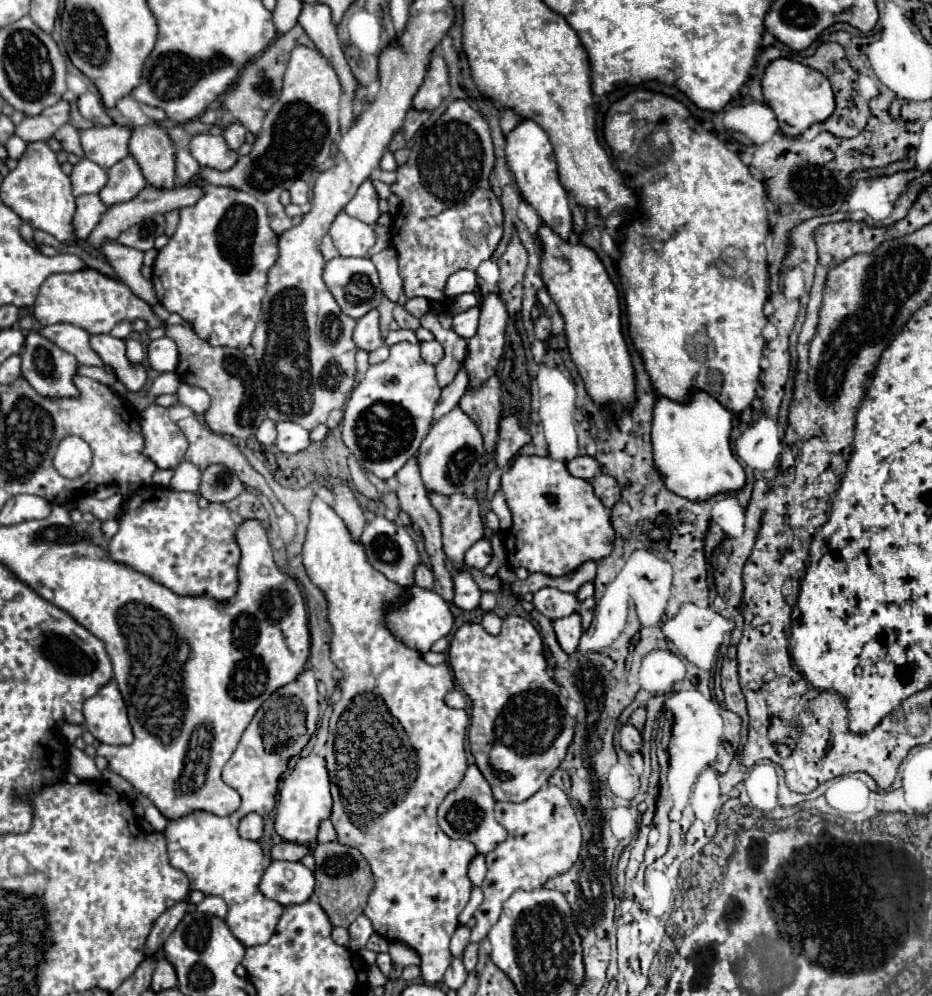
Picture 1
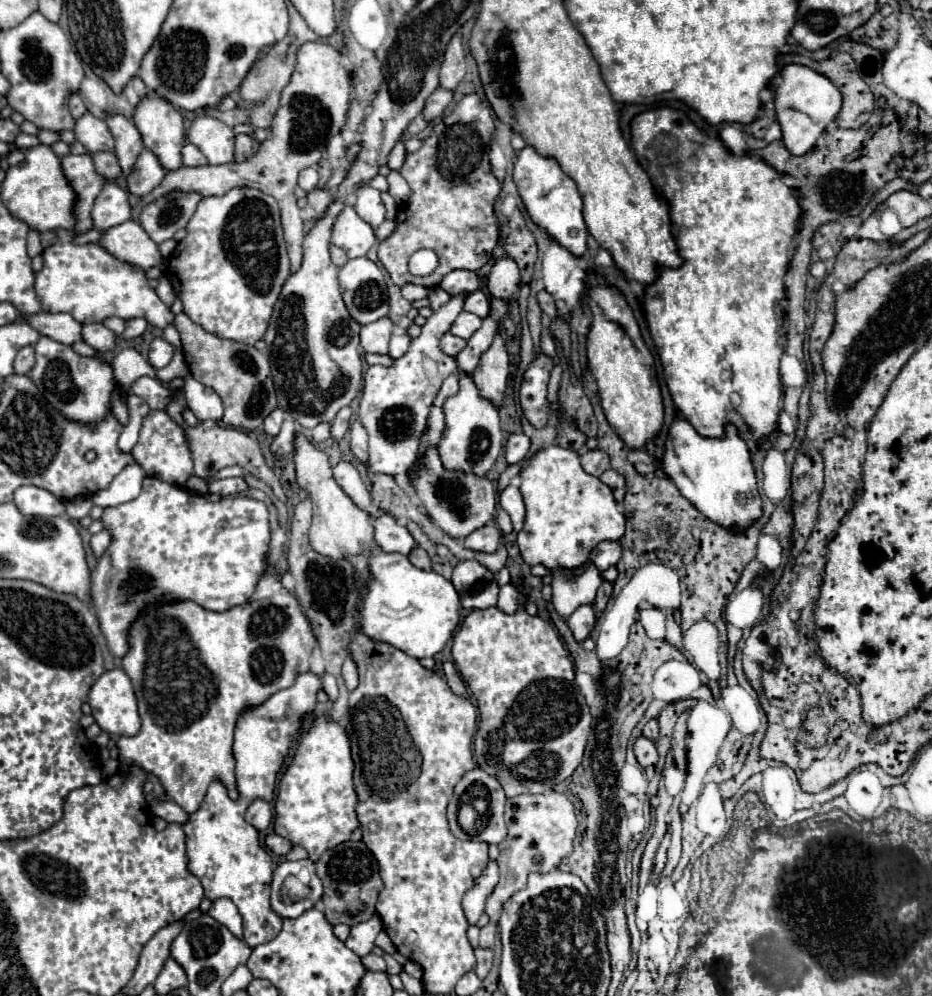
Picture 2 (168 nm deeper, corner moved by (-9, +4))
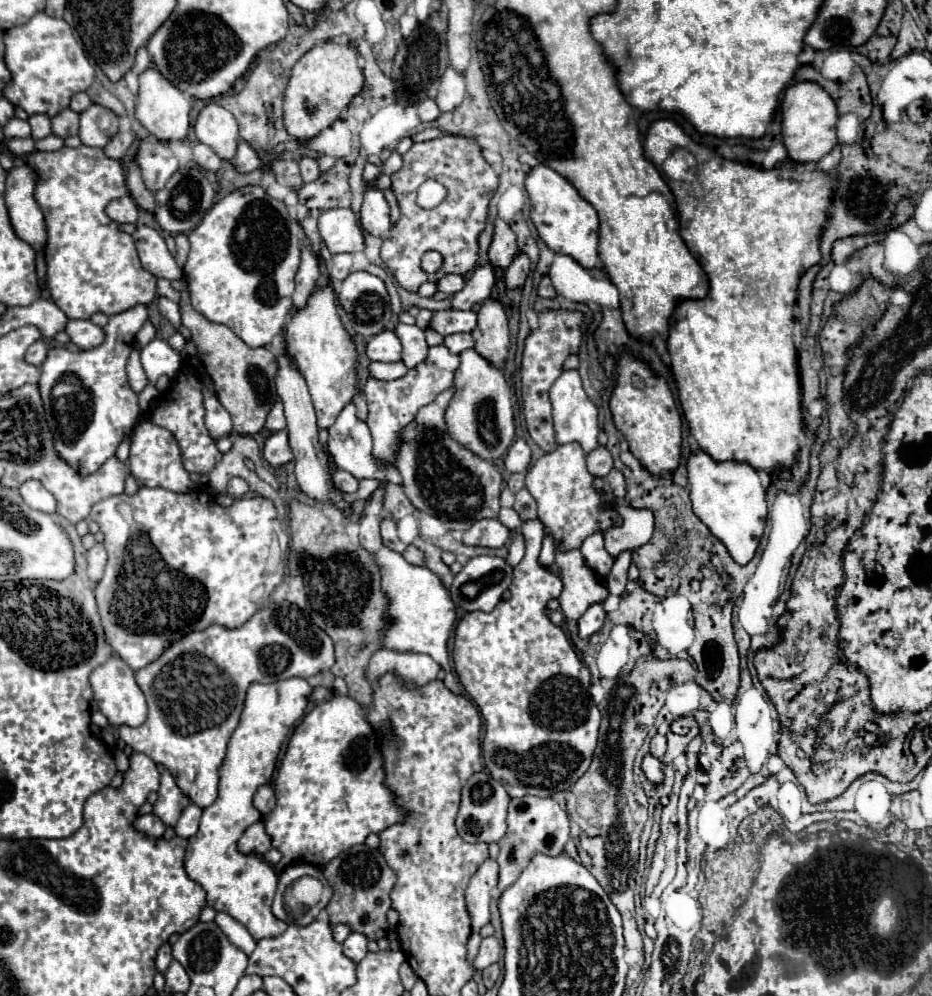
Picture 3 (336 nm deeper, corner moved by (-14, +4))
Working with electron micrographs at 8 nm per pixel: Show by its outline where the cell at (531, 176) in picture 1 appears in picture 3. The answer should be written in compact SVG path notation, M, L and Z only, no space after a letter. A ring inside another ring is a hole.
M546 164L534 166L526 176L526 192L532 202L532 222L538 236L558 254L572 256L584 268L596 268L598 262L598 214L594 206L558 172Z

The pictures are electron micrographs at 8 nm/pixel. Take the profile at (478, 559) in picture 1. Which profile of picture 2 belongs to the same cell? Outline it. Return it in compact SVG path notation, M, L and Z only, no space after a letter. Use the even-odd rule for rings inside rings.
M493 524L481 526L465 538L465 548L477 550L477 552L495 552L499 544L501 544L501 532Z

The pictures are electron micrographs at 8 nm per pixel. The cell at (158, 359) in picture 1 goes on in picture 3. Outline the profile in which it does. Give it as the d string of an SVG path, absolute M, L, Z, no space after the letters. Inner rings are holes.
M152 340L142 352L142 366L146 370L146 376L150 378L150 382L156 382L156 378L160 376L170 376L176 378L182 370L182 354L176 352L174 348L168 346L166 340Z

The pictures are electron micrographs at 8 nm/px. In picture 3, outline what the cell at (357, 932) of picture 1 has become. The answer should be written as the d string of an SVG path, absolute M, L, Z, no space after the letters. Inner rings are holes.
M352 932L344 942L344 954L354 962L360 962L368 954L368 938L360 932Z

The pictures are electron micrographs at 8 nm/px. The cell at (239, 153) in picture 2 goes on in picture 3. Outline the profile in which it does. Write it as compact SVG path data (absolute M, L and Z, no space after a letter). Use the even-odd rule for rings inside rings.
M240 140L238 144L238 152L236 152L236 158L234 158L234 168L238 172L252 172L256 168L262 168L262 158L258 156L258 152L246 142L246 140Z

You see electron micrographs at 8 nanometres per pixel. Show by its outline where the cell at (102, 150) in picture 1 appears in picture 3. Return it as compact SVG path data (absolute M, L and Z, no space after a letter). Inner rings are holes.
M92 104L90 110L80 114L80 140L86 146L104 148L118 134L118 116L98 104ZM106 122L106 124L104 124Z

